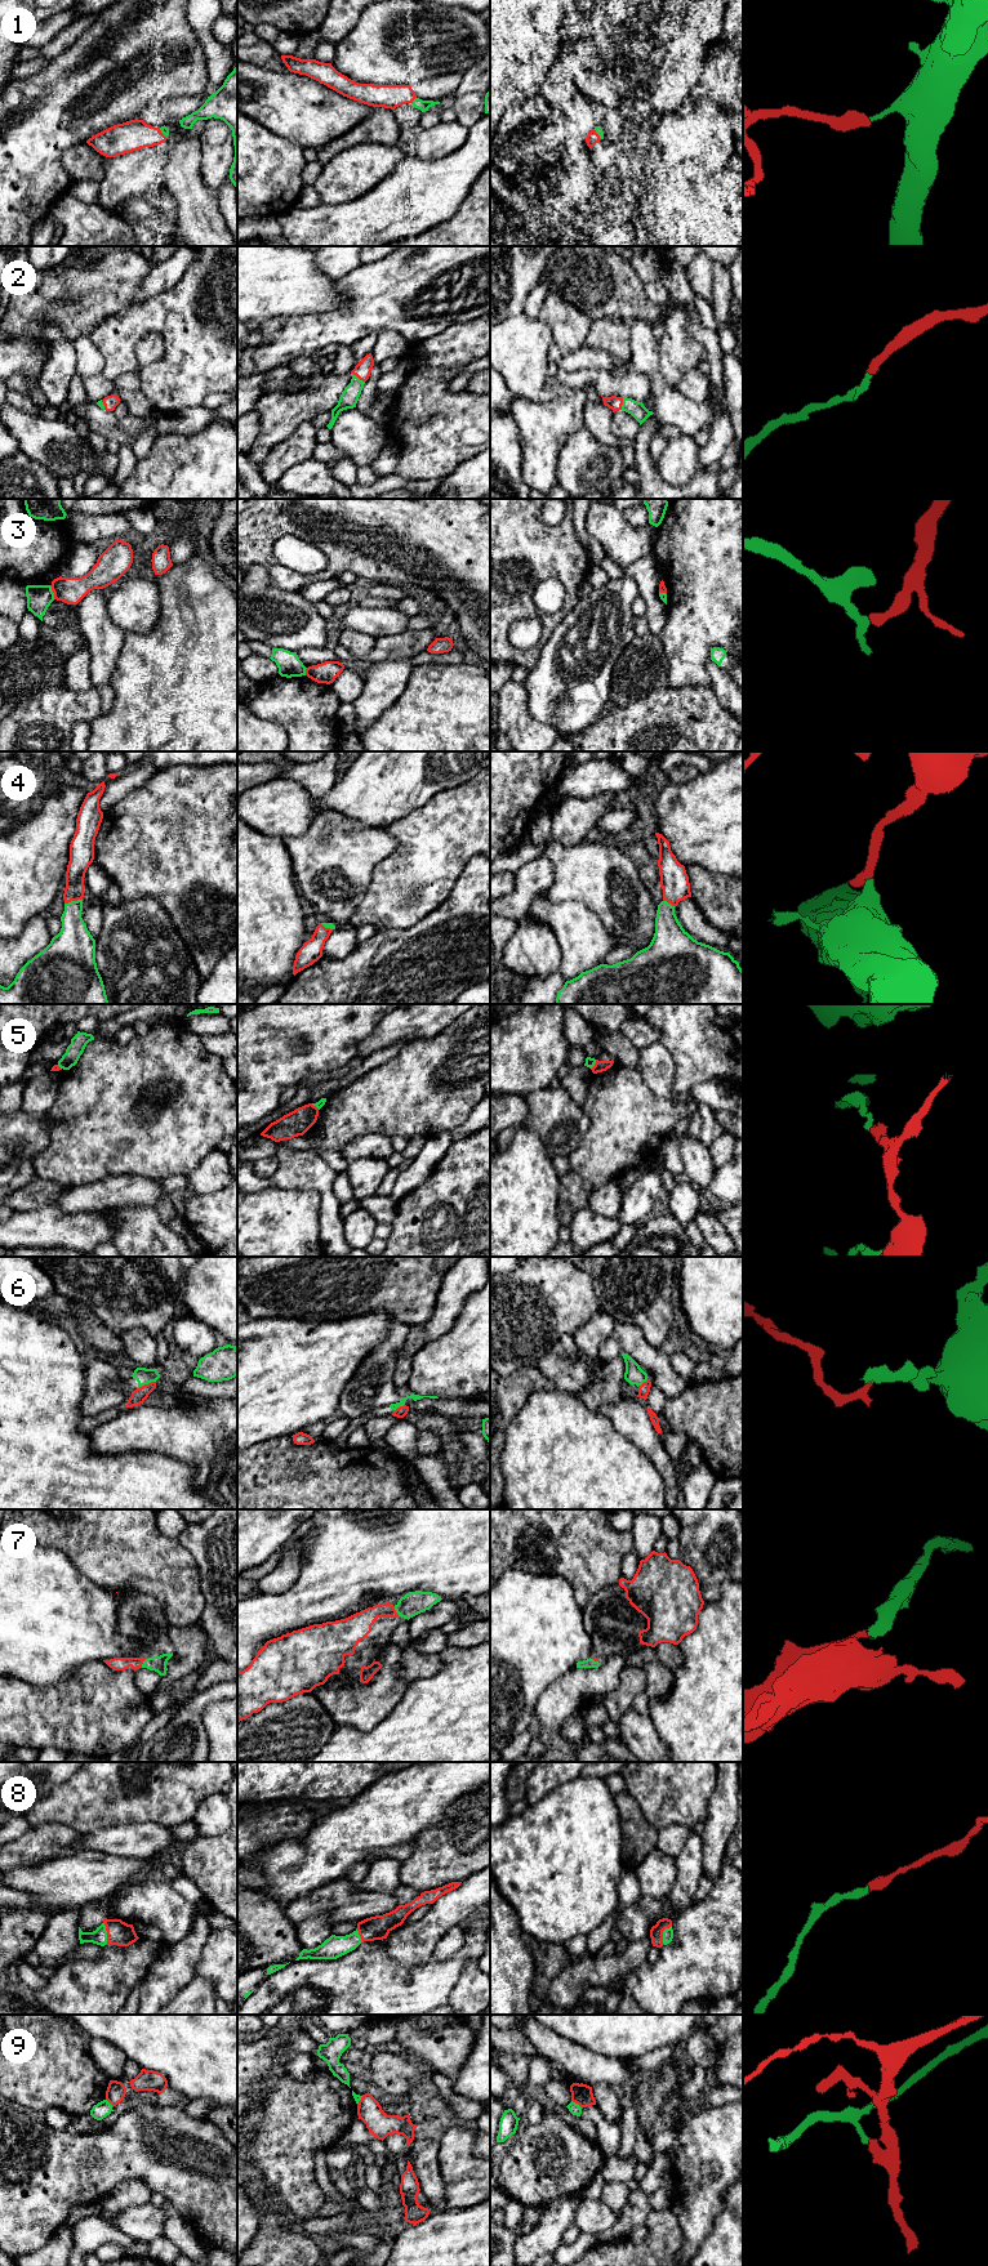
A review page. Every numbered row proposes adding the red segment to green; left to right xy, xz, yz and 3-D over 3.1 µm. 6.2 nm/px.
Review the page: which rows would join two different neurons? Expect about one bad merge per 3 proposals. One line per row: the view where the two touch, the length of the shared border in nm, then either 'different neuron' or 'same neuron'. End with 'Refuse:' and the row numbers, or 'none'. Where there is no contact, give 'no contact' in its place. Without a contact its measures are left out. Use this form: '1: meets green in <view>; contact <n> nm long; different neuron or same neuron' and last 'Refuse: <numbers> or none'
1: meets green in xz; contact 50 nm long; same neuron
2: meets green in xz; contact 100 nm long; same neuron
3: meets green in xy; contact 90 nm long; different neuron
4: meets green in xy; contact 120 nm long; same neuron
5: meets green in yz; contact 70 nm long; different neuron
6: meets green in xy; contact 120 nm long; different neuron
7: meets green in xz; contact 90 nm long; same neuron
8: meets green in xy; contact 140 nm long; same neuron
9: meets green in yz; contact 90 nm long; different neuron
Refuse: 3, 5, 6, 9

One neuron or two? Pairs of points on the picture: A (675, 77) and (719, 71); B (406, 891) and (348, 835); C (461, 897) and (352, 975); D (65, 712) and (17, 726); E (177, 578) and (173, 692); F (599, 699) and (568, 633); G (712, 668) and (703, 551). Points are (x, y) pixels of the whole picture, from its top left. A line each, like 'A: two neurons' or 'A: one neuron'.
A: two neurons
B: two neurons
C: one neuron
D: one neuron
E: one neuron
F: one neuron
G: two neurons

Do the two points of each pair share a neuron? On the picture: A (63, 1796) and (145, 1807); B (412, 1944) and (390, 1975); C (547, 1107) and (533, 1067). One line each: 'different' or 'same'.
A: same
B: different
C: different

